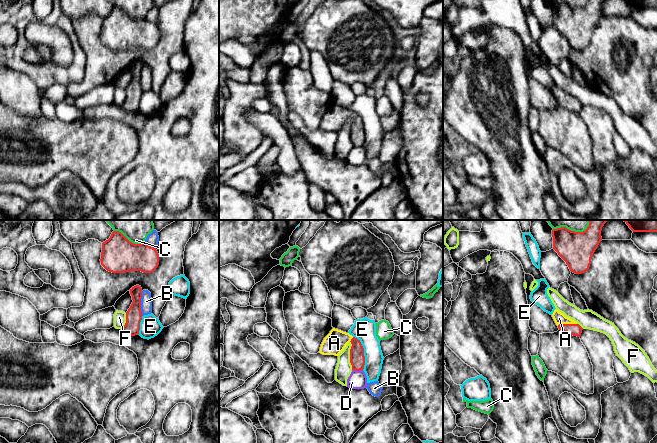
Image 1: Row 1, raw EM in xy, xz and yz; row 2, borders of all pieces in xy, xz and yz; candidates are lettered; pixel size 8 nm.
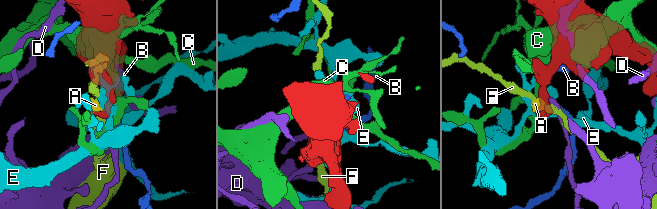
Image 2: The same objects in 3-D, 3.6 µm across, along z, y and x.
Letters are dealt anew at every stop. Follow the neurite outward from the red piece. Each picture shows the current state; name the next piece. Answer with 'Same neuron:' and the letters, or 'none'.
Same neuron: none

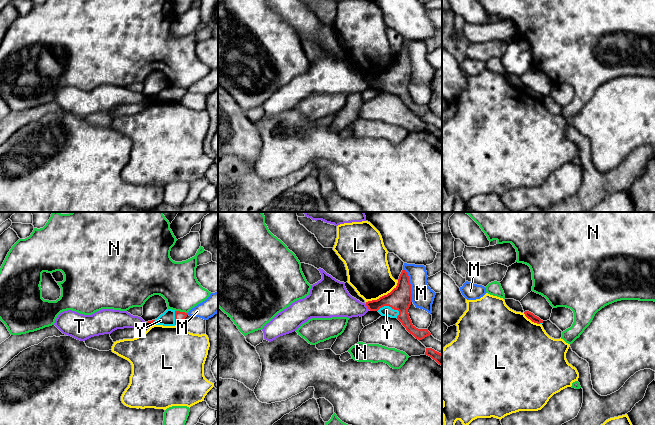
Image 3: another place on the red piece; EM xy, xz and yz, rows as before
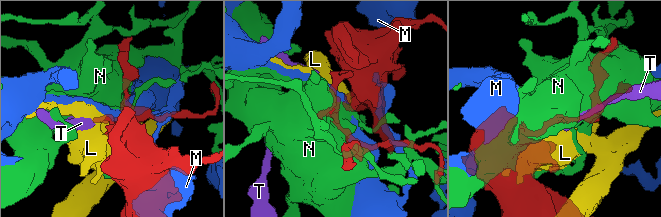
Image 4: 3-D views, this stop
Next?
Same neuron: none

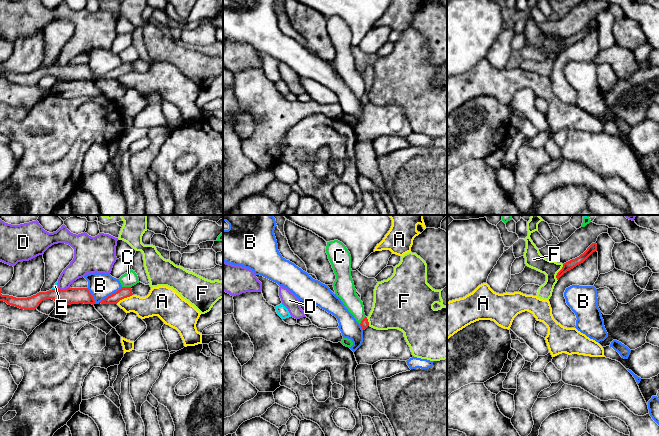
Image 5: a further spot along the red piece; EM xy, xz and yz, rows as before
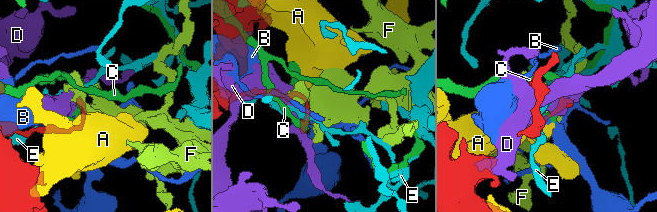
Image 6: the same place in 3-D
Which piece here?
Same neuron: F

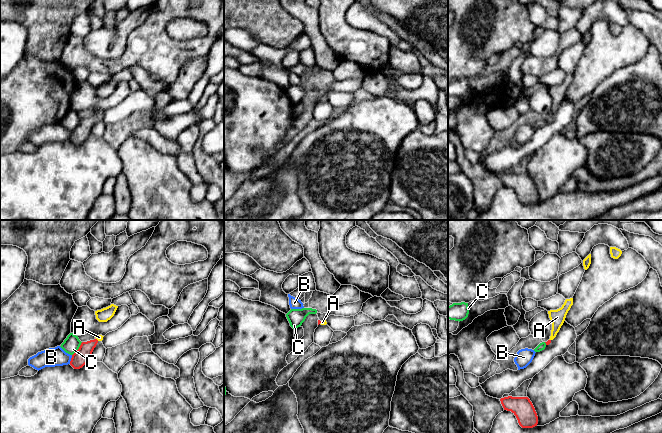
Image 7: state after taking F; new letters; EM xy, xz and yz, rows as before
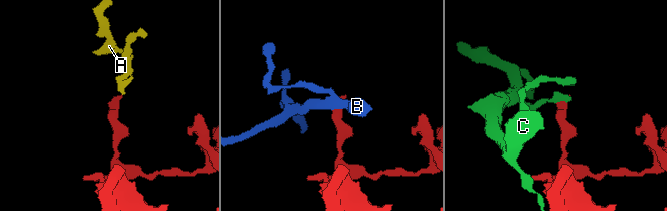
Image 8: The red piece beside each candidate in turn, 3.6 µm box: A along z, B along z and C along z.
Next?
Same neuron: A

